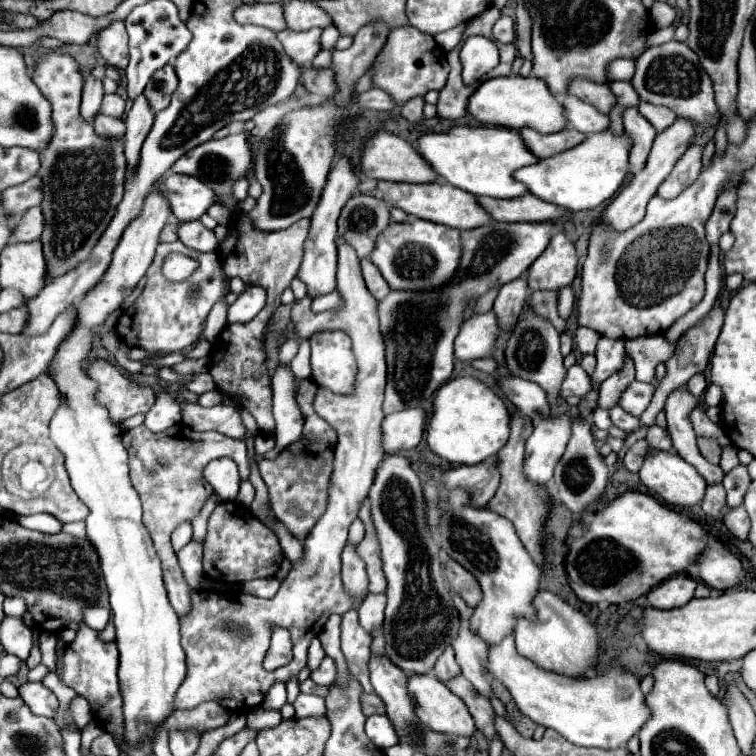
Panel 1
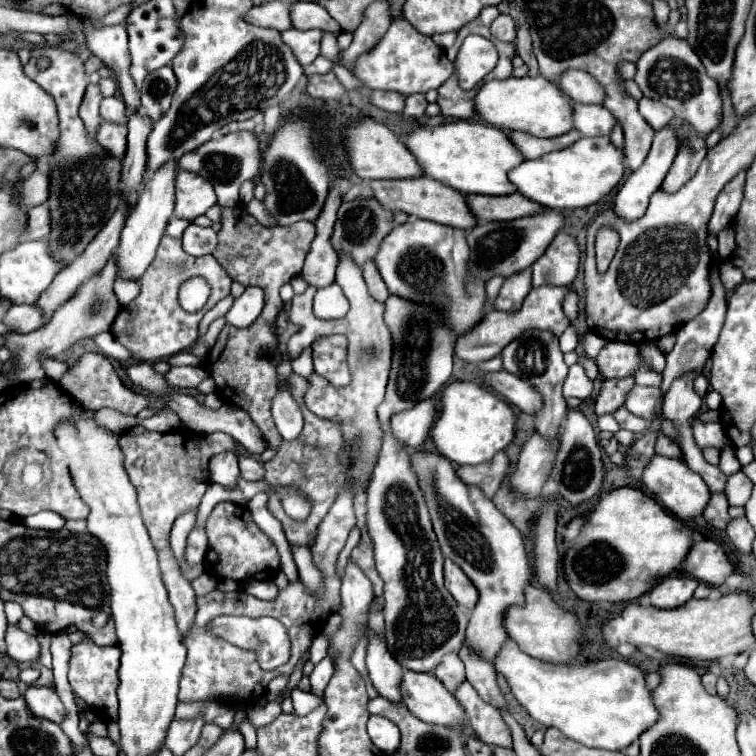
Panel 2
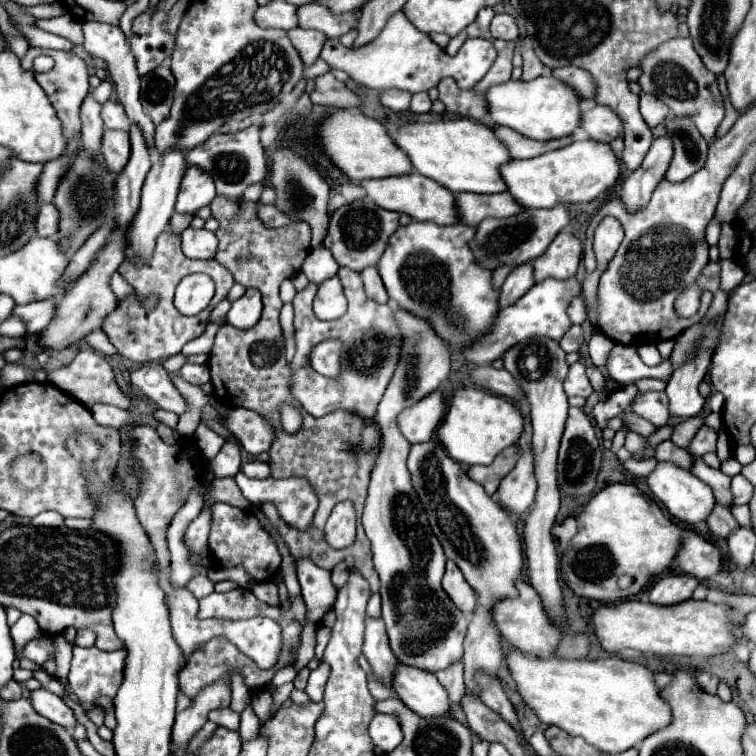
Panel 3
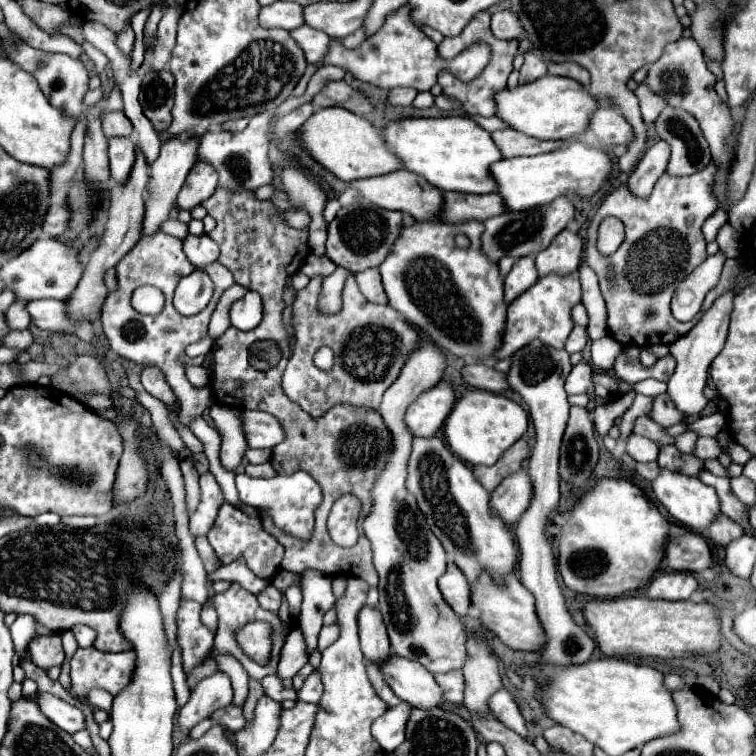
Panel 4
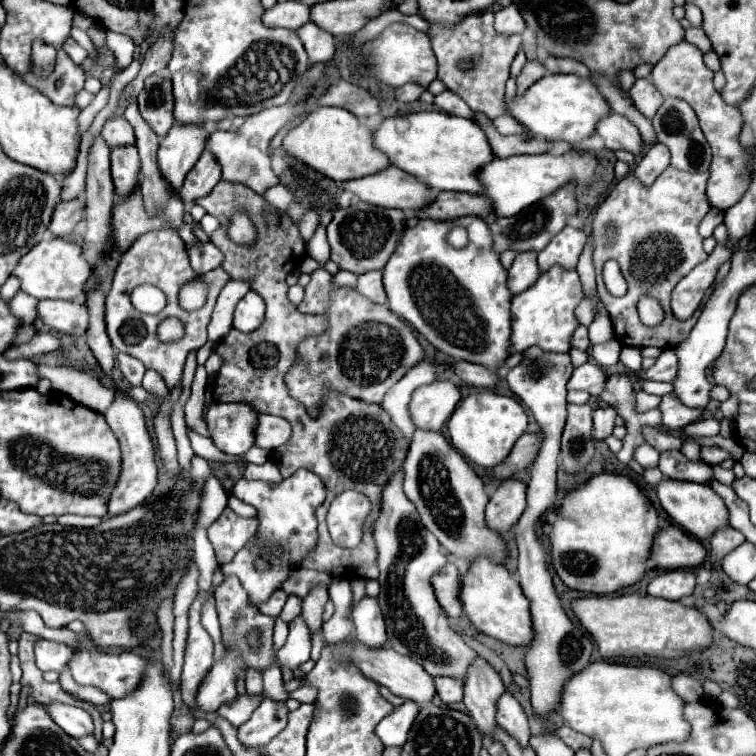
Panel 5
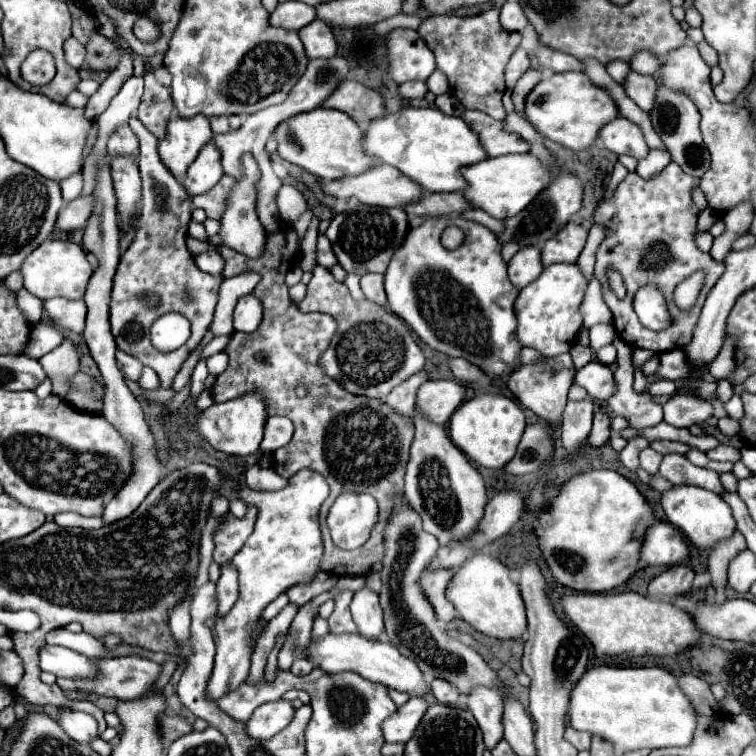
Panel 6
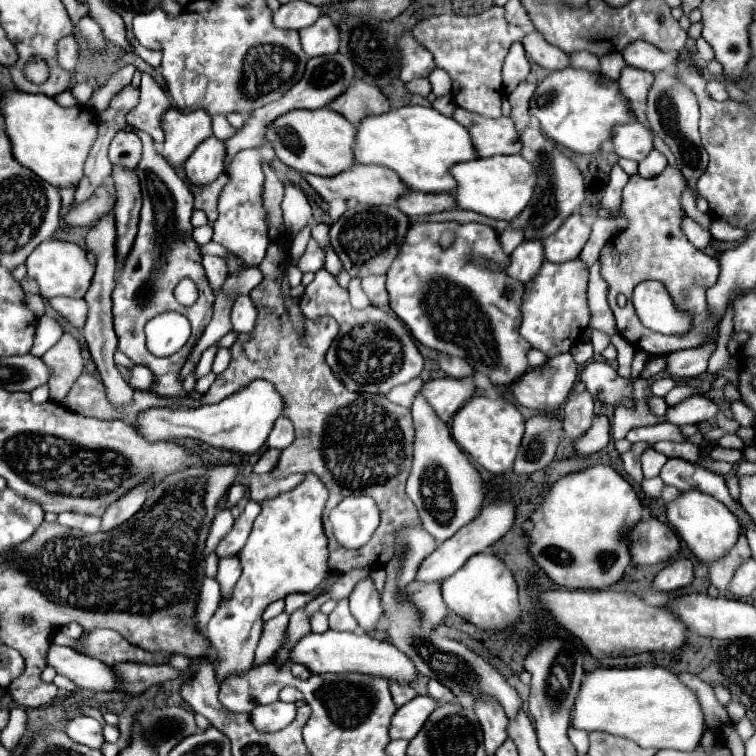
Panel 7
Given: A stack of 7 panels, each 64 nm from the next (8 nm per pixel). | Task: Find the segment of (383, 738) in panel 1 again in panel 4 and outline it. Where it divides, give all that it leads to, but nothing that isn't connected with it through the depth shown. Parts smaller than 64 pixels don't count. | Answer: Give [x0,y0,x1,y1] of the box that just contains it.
[372,702,412,752]

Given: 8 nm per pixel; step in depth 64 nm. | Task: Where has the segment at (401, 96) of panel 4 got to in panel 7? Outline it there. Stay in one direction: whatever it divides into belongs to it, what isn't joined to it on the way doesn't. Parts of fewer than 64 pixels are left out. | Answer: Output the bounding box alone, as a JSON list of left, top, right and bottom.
[406,78,432,96]

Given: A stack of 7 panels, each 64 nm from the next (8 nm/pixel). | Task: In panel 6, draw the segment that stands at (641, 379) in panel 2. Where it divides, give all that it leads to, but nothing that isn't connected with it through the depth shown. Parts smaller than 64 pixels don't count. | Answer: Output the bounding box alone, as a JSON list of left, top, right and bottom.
[648,380,676,396]

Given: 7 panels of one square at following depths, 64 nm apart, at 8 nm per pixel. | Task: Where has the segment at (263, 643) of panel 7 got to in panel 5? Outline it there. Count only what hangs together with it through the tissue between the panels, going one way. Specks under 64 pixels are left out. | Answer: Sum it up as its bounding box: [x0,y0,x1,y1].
[246,596,302,692]

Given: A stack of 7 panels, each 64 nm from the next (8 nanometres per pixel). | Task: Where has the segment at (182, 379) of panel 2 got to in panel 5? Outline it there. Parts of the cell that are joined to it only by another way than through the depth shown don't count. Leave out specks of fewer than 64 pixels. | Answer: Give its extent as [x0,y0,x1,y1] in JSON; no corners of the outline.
[184,366,208,436]

